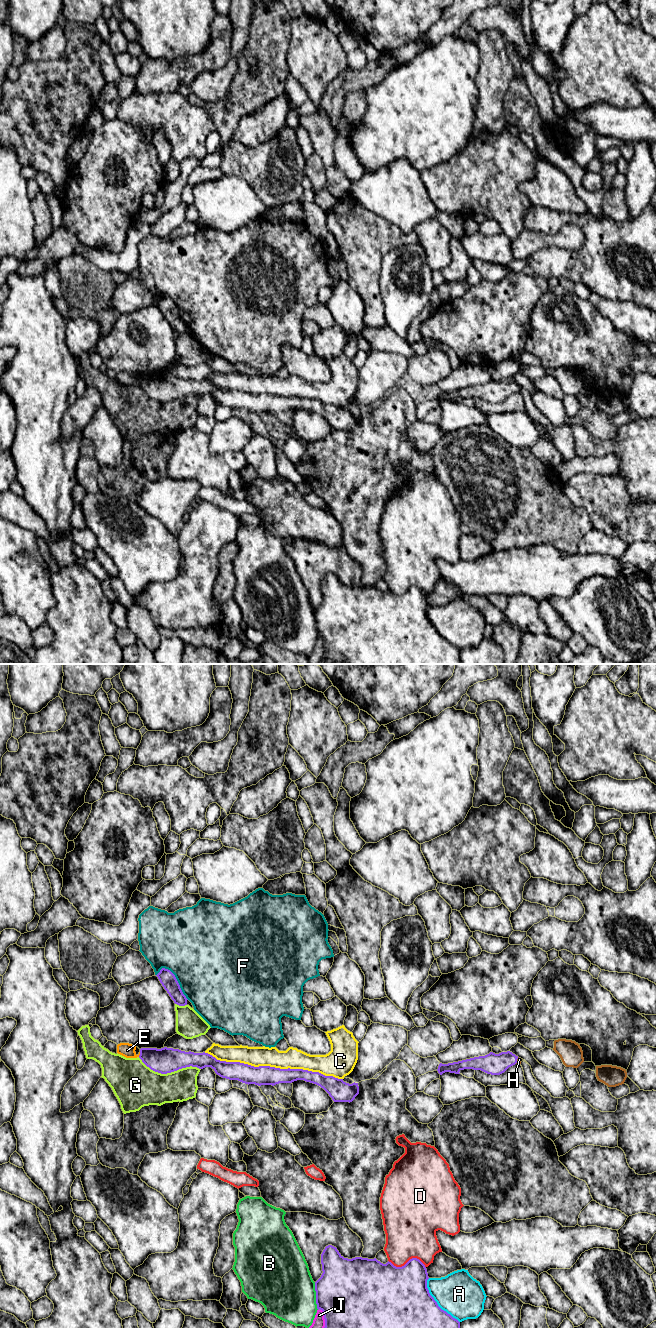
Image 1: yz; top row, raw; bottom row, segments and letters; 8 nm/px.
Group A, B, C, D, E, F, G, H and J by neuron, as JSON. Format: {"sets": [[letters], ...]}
{"sets": [["A"], ["B"], ["C"], ["D"], ["E"], ["F"], ["G"], ["H"], ["J"]]}

